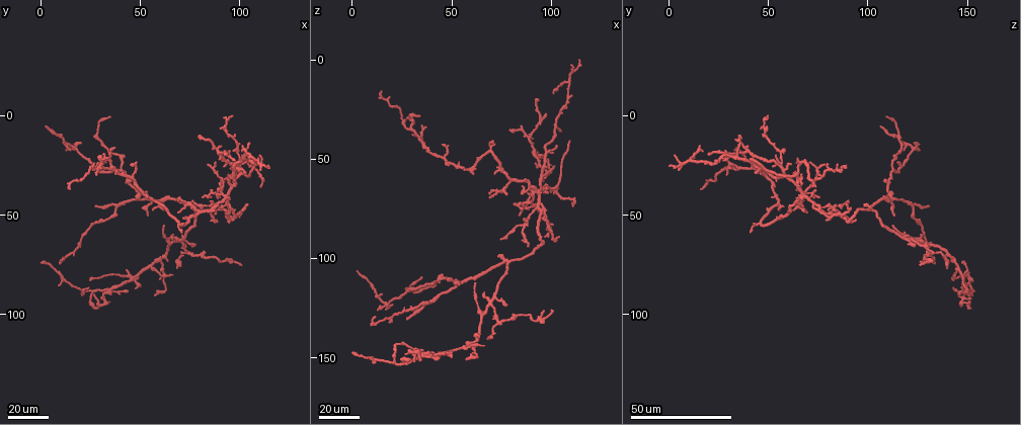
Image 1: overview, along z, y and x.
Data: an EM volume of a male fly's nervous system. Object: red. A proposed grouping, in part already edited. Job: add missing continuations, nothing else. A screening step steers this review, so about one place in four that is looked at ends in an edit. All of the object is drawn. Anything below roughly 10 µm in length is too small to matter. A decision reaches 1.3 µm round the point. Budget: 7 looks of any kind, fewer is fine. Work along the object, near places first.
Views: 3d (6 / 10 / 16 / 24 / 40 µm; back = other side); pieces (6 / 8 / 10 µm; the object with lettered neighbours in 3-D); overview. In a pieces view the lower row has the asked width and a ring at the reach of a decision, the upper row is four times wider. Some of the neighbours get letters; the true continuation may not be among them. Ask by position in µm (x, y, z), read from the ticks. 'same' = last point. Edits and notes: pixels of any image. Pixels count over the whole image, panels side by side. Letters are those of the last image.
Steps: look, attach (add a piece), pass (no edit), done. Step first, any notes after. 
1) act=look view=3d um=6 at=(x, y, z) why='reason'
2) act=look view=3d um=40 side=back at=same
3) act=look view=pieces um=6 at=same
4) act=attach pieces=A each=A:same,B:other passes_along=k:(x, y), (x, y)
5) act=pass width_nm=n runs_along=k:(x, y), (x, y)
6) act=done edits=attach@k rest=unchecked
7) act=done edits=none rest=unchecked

act=look view=3d um=24 at=(102, 29, 43) why='an open end'

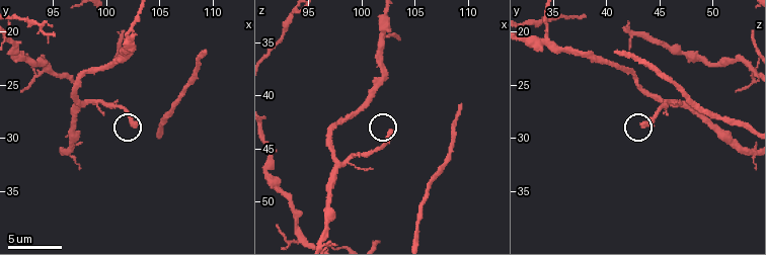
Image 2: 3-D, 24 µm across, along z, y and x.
act=look view=pieces um=8 at=(102.6, 28.8, 43.6)

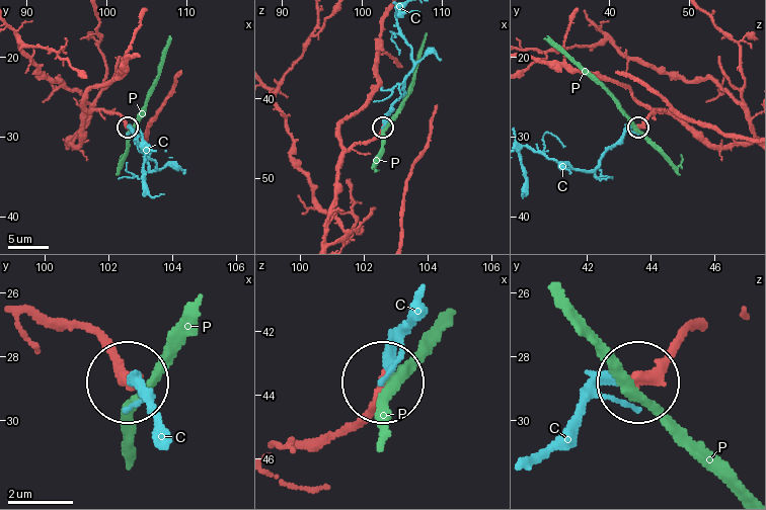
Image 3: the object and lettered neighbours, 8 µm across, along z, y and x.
act=attach pieces=C each=C:same,P:other passes_along=3:(696, 321), (656, 361), (607, 387), (533, 454) found='the neuron continues'

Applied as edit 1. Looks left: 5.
act=look view=overview why='see it whole again'

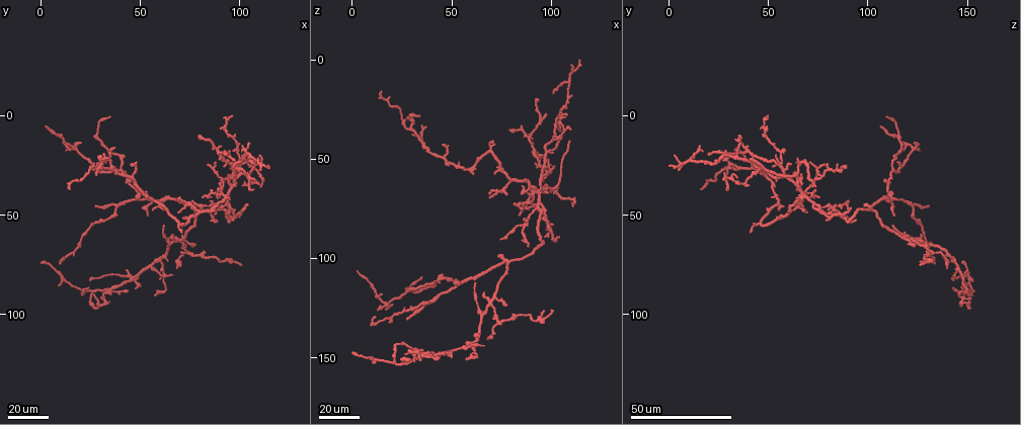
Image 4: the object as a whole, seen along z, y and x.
act=look view=3d um=24 at=(110, 23, 40) why='long arm stops here'

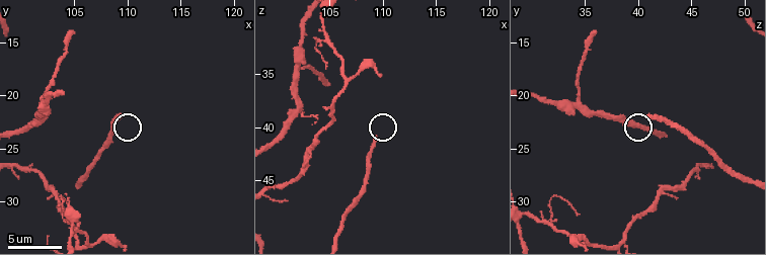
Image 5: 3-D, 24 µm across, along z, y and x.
act=look view=pieces um=8 at=(109.4, 22.0, 41.2)

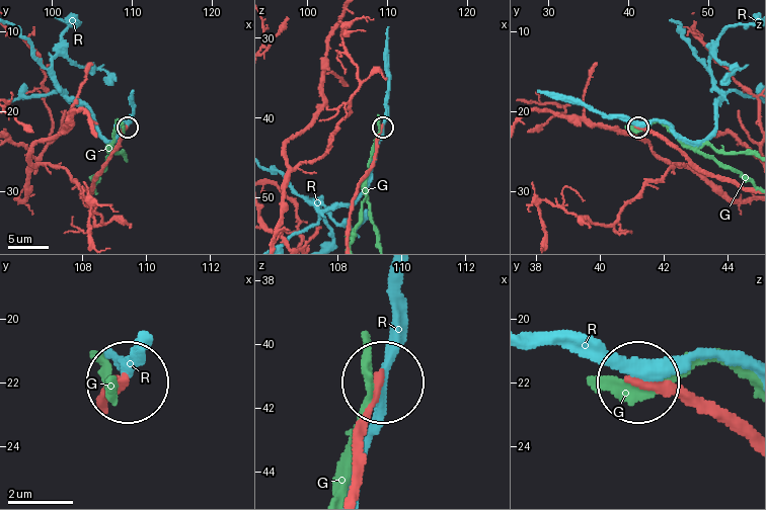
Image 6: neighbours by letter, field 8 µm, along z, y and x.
act=pass each=G:other,R:other runs_along=6:(749, 191), (702, 173), (666, 142), (637, 128) found='none of them fits'

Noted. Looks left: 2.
act=look view=3d um=40 at=(102, 46, 91) why='an open end'

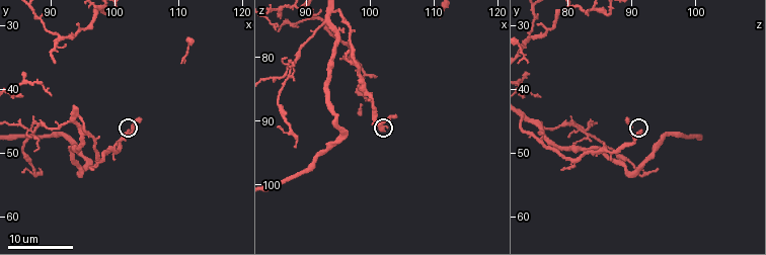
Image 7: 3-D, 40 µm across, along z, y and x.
act=look view=pieces um=8 at=(102.0, 46.5, 91.5)

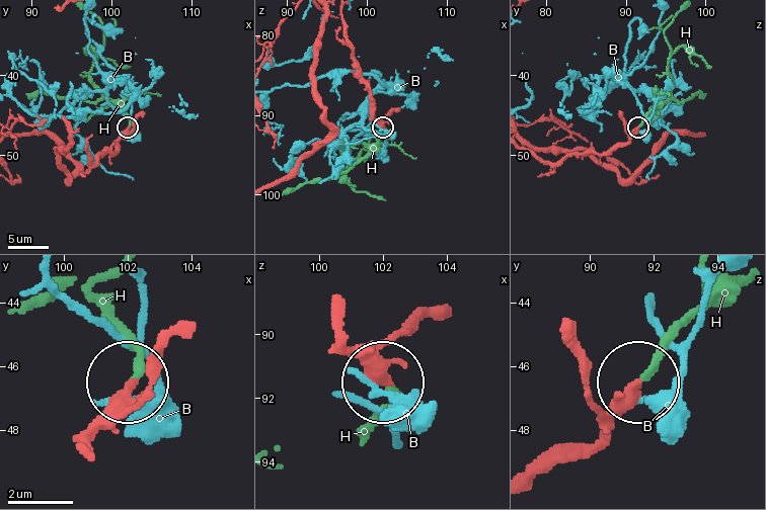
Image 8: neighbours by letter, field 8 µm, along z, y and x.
act=attach pieces=H each=B:other,H:same found='the neuron continues'

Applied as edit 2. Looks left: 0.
act=done edits=attach@3,attach@8 rest=unchecked

